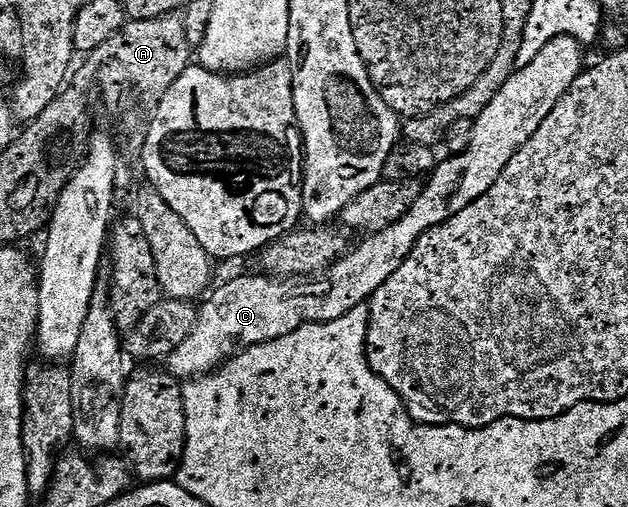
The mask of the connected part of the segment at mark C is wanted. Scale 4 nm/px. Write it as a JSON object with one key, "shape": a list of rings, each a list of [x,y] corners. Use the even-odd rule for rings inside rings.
{"shape":[[[558,36],[545,46],[541,46],[533,62],[516,67],[509,82],[505,82],[505,86],[497,90],[497,98],[493,98],[493,102],[489,102],[489,106],[485,106],[485,110],[481,110],[481,114],[474,117],[468,148],[464,153],[448,155],[447,160],[440,159],[436,163],[435,171],[426,177],[425,183],[420,187],[418,198],[413,202],[413,206],[409,206],[405,218],[401,218],[401,222],[393,222],[393,226],[385,230],[370,233],[366,238],[360,239],[363,241],[356,248],[354,245],[346,256],[331,265],[327,271],[307,279],[276,278],[266,274],[239,276],[236,280],[221,285],[219,289],[216,287],[206,297],[207,304],[198,305],[199,317],[193,326],[193,334],[189,334],[189,338],[185,338],[185,342],[181,342],[181,346],[177,346],[177,350],[166,357],[166,371],[176,378],[205,376],[230,360],[240,349],[252,348],[254,344],[273,342],[277,338],[285,338],[285,334],[293,334],[293,330],[306,324],[333,322],[333,318],[341,318],[341,314],[349,314],[349,310],[367,304],[371,295],[381,290],[381,286],[389,282],[393,274],[397,274],[405,258],[409,258],[413,246],[417,246],[417,242],[426,232],[441,226],[449,218],[461,214],[465,206],[477,202],[477,198],[481,198],[481,194],[485,194],[489,186],[493,186],[493,182],[501,178],[501,170],[509,166],[513,154],[517,154],[517,150],[521,150],[521,146],[525,146],[525,142],[529,142],[529,138],[537,134],[541,122],[545,122],[553,106],[557,106],[559,99],[569,91],[579,73],[583,71],[585,67],[583,52],[585,52],[584,45],[579,41],[571,36]]]}

